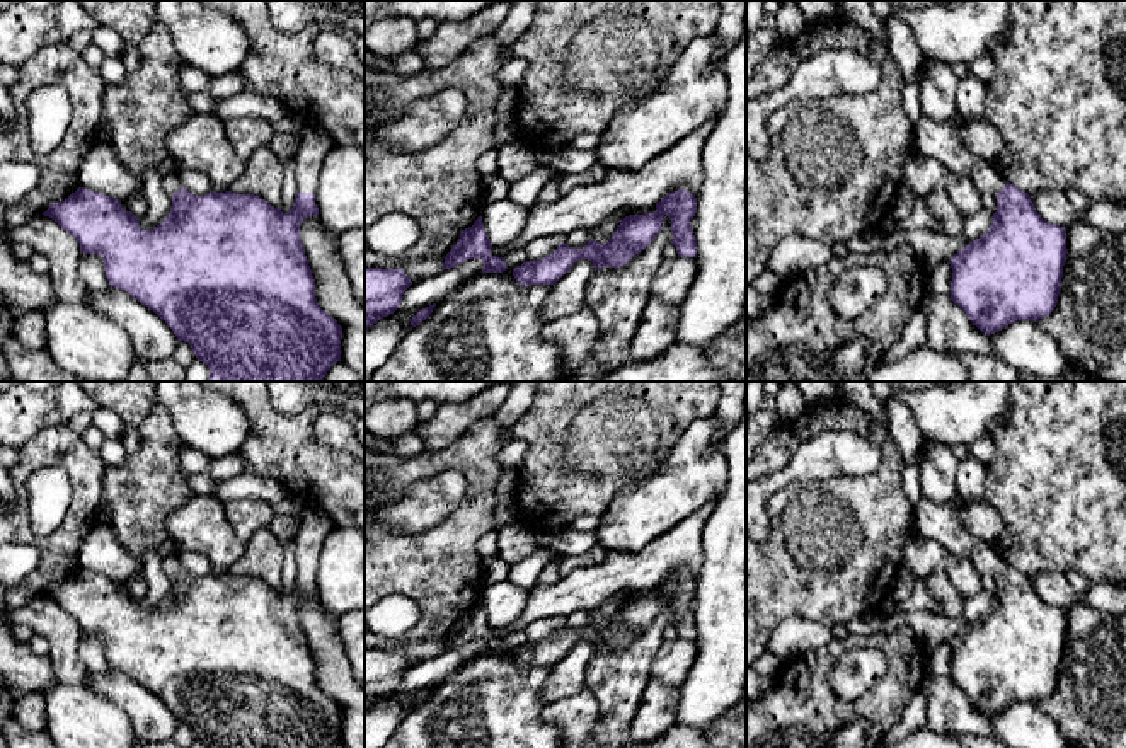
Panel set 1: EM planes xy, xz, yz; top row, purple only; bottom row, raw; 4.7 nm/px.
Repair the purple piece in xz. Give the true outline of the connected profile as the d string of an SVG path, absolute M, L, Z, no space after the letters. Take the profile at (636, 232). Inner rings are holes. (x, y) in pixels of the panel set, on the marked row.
M678 189L666 194L654 213L629 215L620 220L618 228L606 244L591 239L583 249L572 249L564 242L538 261L526 261L513 269L514 279L523 285L555 285L579 259L595 264L595 271L606 266L625 266L635 254L644 250L664 227L663 216L671 218L671 244L681 257L697 257L697 239L690 220L697 213L697 198Z

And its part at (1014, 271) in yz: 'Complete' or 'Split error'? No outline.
Split error

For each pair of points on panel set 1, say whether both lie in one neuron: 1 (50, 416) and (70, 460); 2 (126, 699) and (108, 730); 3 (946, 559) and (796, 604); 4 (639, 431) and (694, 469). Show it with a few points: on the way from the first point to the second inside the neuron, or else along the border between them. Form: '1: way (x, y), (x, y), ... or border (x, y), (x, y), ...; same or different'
1: border (65, 425), (43, 428), (21, 447); different
2: border (86, 689), (114, 702), (135, 730); different
3: border (912, 535), (900, 564); different
4: border (694, 421), (660, 466), (641, 481); different

